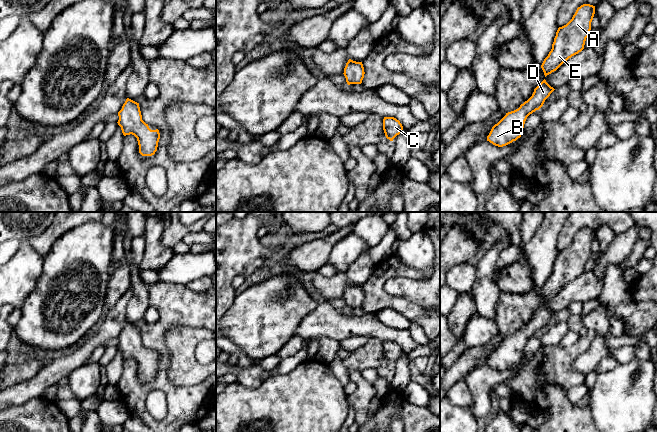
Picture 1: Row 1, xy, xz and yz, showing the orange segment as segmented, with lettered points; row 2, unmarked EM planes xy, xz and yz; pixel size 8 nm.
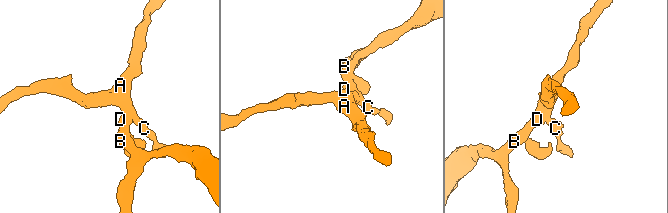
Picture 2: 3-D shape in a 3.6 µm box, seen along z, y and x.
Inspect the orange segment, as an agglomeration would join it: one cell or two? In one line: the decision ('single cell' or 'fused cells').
single cell

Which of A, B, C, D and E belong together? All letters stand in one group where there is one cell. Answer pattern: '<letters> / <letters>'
A B C D E

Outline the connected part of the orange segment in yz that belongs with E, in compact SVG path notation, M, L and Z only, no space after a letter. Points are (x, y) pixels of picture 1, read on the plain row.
M583 228L566 249L558 252L552 273L541 289L545 301L584 273L594 238L595 230Z

